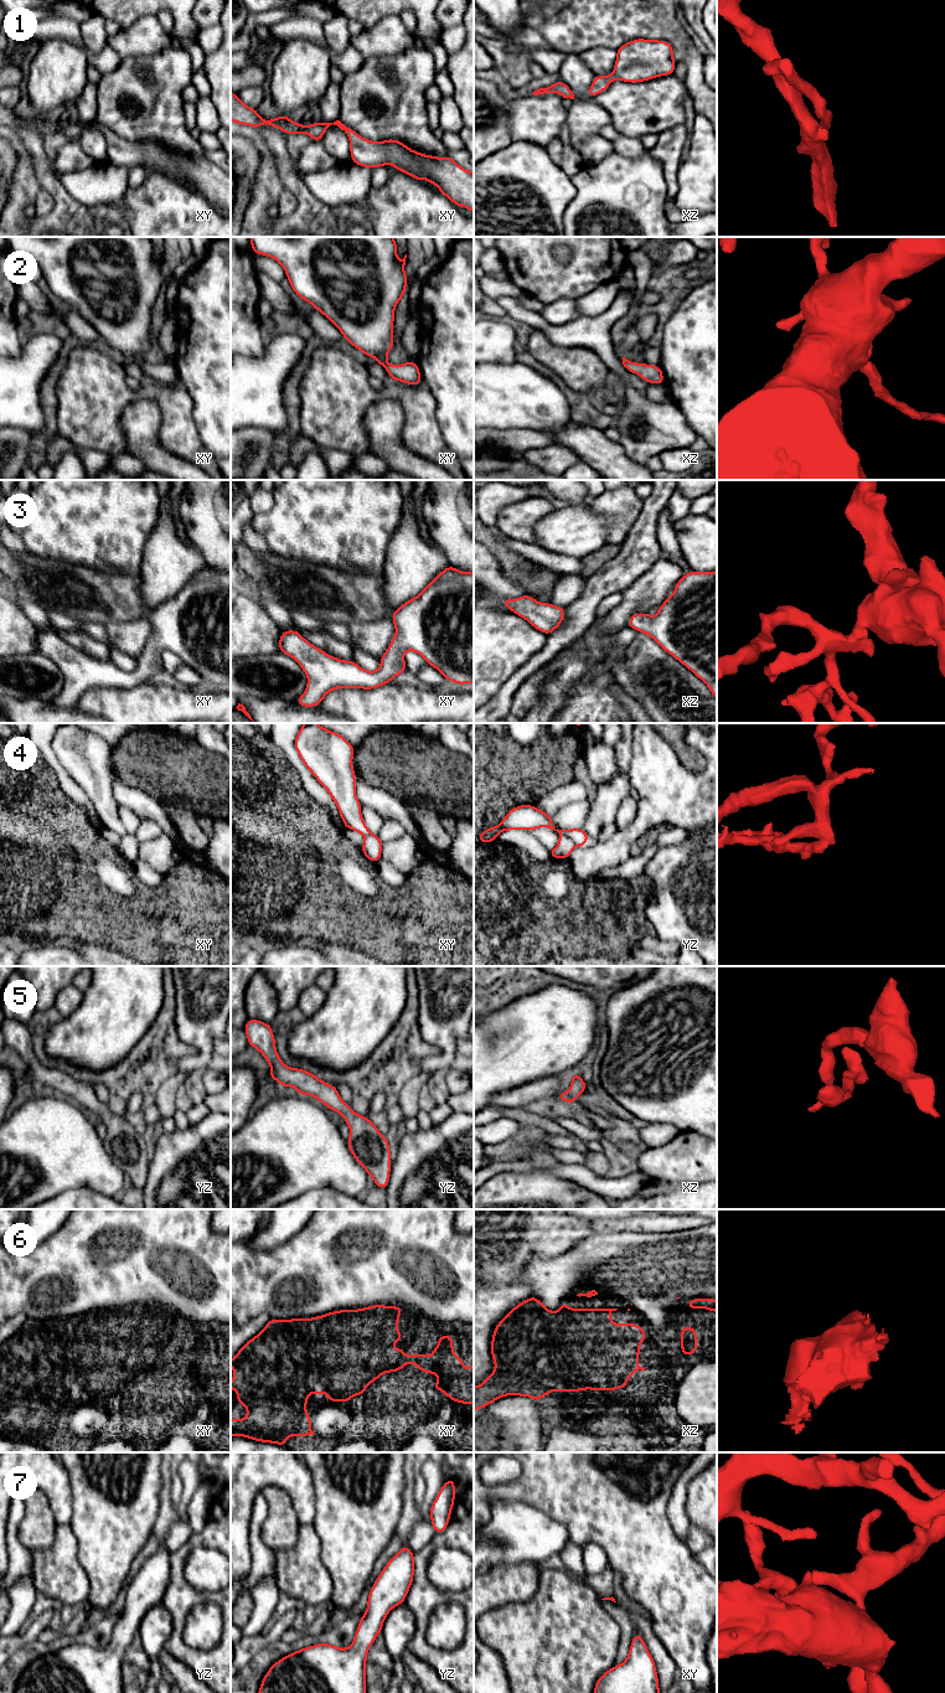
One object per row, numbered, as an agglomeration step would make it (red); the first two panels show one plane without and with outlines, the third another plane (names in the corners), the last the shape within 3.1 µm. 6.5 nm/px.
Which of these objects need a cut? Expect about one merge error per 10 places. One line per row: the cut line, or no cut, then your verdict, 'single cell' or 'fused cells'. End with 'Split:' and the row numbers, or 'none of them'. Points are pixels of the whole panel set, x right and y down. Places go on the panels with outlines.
1: no cut; single cell
2: no cut; single cell
3: no cut; single cell
4: cut in yz along (559, 834), (567, 835), (577, 845); fused cells
5: no cut; single cell
6: no cut; single cell
7: no cut; single cell
Split: 4

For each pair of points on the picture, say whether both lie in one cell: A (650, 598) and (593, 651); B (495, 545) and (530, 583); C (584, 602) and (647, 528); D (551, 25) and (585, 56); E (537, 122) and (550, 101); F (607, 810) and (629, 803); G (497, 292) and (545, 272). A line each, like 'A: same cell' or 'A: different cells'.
A: same cell
B: same cell
C: same cell
D: different cells
E: same cell
F: different cells
G: different cells

